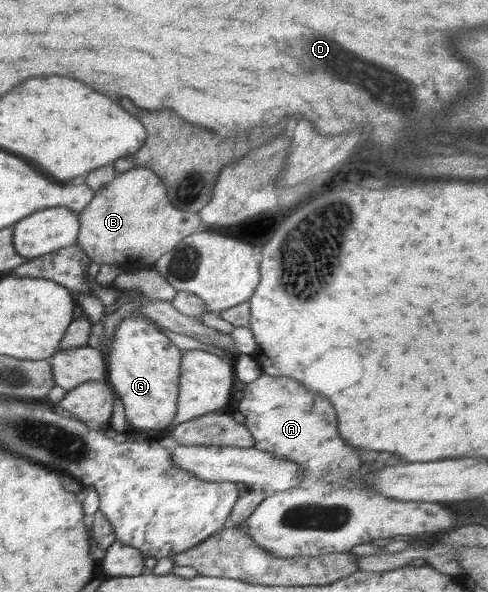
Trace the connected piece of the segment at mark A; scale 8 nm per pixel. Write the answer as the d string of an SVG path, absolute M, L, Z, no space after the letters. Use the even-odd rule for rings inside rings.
M262 373L255 381L245 385L244 395L238 403L238 411L245 416L245 427L255 440L254 447L294 461L302 469L304 477L296 486L283 493L274 492L264 499L240 526L244 533L275 557L298 557L350 553L361 543L395 535L432 535L438 531L448 532L457 527L459 516L443 505L443 502L401 501L388 498L357 483L356 473L363 466L359 449L345 443L337 433L337 419L331 403L321 395L315 395L296 379Z

